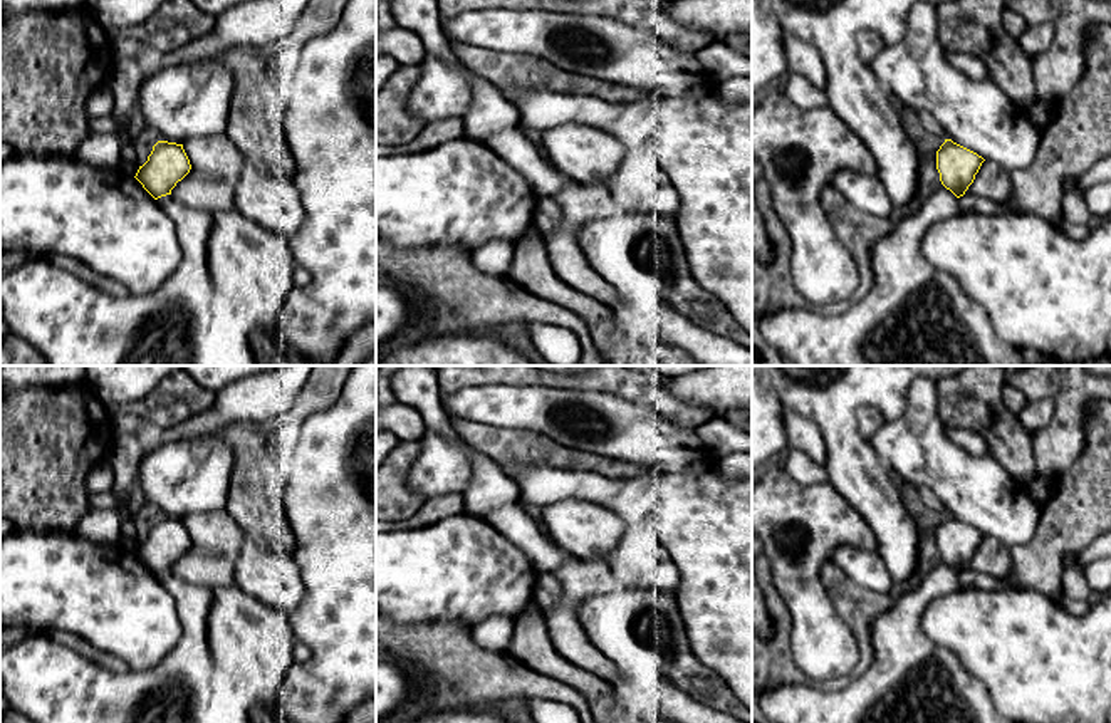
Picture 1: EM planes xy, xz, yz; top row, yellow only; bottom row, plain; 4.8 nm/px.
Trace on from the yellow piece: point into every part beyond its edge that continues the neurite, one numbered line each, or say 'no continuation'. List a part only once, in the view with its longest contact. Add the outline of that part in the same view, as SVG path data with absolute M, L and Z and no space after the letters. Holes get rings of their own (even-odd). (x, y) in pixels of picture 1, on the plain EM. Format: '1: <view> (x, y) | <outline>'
no continuation

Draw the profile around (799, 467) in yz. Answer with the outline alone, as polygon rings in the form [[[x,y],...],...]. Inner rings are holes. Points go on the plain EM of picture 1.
[[[789,448],[782,466],[794,481],[802,485],[817,485],[827,480],[826,465],[816,463],[809,455],[795,448]]]

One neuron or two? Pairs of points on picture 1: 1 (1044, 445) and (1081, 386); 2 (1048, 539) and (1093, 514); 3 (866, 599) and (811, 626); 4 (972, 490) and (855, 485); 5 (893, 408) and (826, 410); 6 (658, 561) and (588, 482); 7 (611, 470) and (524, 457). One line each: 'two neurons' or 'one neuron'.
1: one neuron
2: one neuron
3: two neurons
4: two neurons
5: one neuron
6: two neurons
7: one neuron

